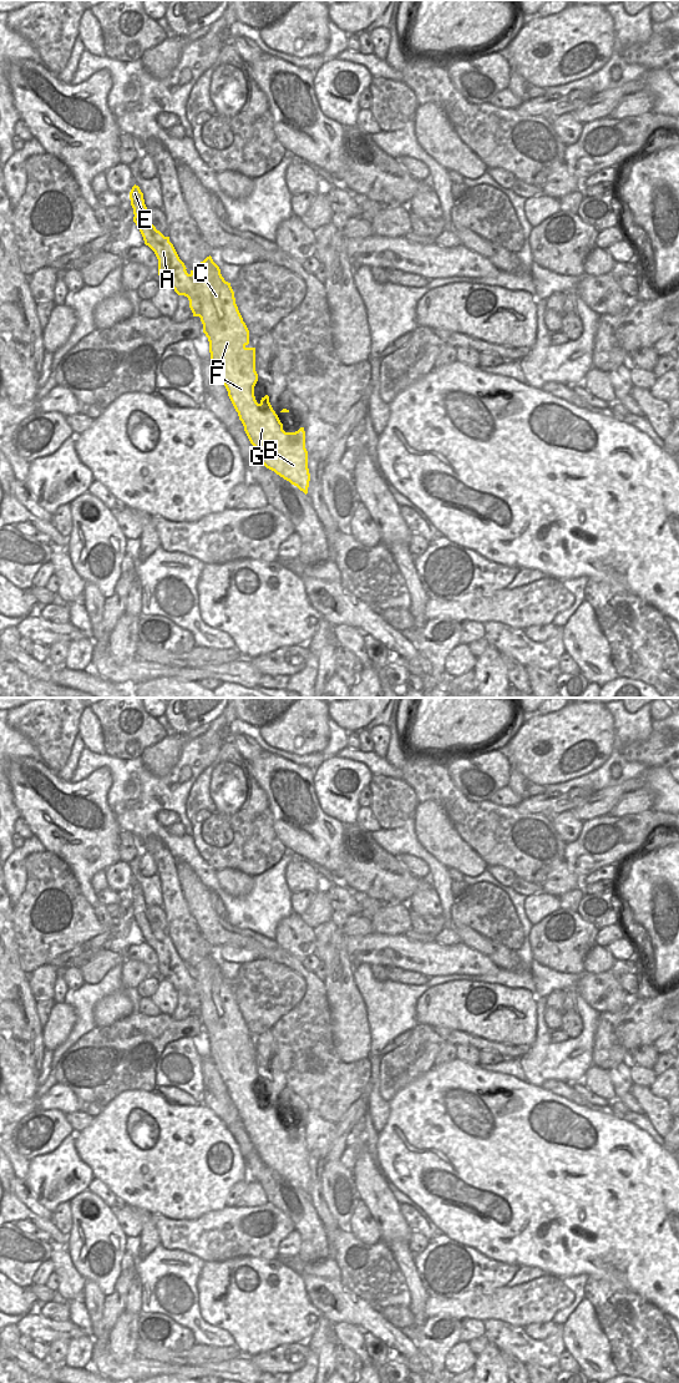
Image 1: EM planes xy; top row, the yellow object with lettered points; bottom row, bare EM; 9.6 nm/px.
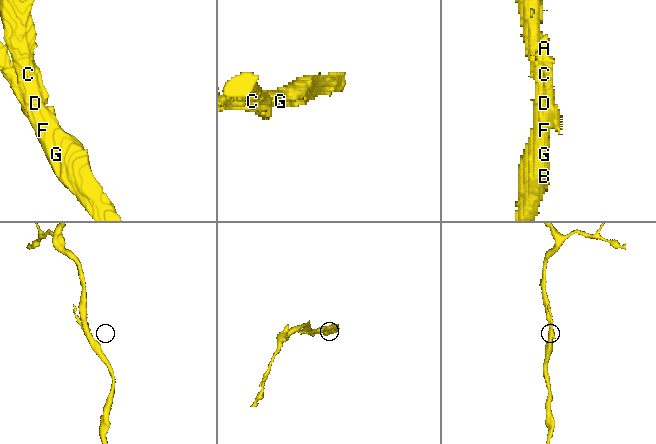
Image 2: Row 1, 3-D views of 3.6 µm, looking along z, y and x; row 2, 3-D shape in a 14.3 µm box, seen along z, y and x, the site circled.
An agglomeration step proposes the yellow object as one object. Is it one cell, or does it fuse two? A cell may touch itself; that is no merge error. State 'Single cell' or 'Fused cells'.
Fused cells.

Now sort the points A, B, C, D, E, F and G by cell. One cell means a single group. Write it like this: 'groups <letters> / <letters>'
groups A E / B C D F G

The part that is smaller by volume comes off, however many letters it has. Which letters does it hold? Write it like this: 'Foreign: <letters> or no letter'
Foreign: A, E

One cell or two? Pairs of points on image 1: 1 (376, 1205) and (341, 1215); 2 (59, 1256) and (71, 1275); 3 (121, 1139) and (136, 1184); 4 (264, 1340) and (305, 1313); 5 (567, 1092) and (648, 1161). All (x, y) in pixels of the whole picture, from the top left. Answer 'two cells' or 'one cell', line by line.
1: two cells
2: one cell
3: one cell
4: one cell
5: two cells

